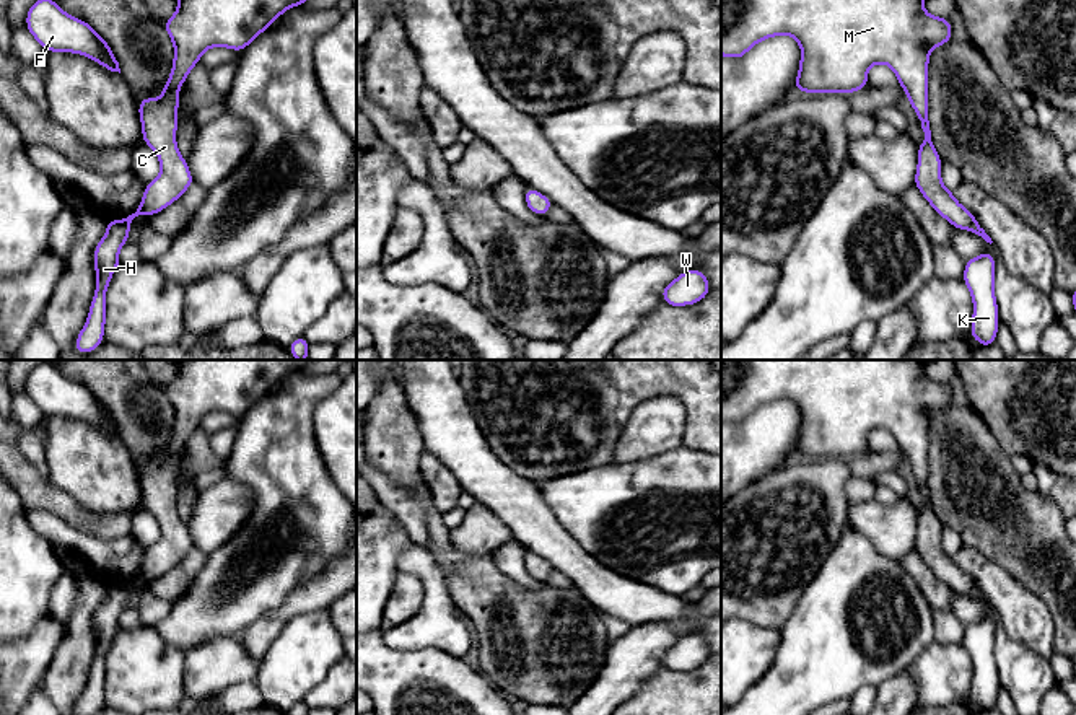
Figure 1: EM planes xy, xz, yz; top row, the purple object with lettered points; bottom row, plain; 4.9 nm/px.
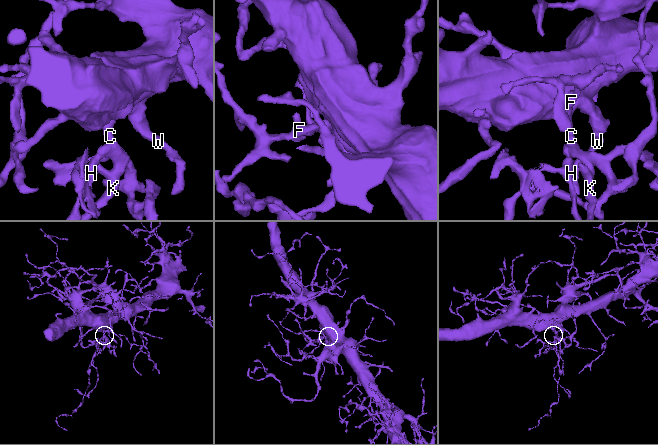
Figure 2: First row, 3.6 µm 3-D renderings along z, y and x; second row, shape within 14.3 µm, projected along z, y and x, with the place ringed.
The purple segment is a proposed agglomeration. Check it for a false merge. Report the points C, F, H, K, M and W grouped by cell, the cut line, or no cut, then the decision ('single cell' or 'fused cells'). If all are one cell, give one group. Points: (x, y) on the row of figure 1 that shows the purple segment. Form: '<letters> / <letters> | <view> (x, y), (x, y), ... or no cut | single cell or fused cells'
C F H K M W | no cut | single cell

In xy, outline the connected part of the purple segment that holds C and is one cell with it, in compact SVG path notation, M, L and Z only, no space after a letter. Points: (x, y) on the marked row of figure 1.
M177 0L176 13L164 21L174 44L173 72L163 86L163 96L142 98L138 116L142 140L158 156L161 173L145 184L143 199L135 213L122 220L107 220L107 230L94 248L96 290L88 319L73 349L78 353L96 350L104 340L106 292L114 270L120 265L119 249L129 241L135 217L151 217L177 200L194 178L176 145L179 86L210 47L241 52L288 8L308 0Z

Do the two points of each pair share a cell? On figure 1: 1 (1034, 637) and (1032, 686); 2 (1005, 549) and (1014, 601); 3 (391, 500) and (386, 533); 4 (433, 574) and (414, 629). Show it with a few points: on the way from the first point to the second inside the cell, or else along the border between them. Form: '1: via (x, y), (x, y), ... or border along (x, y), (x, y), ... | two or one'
1: border along (1003, 627), (1011, 639), (1047, 660) | two
2: border along (977, 551), (995, 561), (1039, 596) | two
3: border along (386, 508), (412, 541) | two
4: via (433, 587), (433, 609), (427, 616) | one

